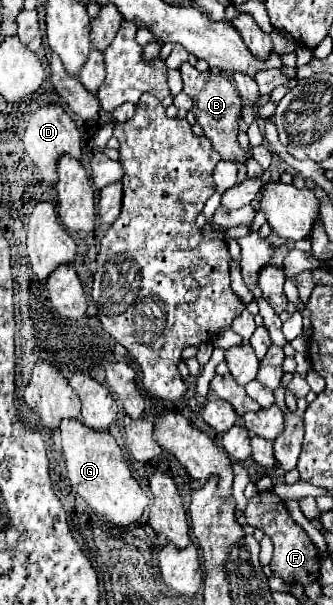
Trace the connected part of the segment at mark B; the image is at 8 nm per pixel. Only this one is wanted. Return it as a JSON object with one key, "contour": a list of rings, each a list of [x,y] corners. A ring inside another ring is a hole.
{"contour":[[[184,63],[180,67],[182,81],[184,81],[184,93],[188,93],[194,99],[194,115],[196,121],[204,127],[204,135],[212,141],[212,147],[222,155],[222,159],[228,161],[246,161],[244,151],[240,149],[236,135],[238,135],[238,115],[242,109],[242,99],[232,85],[232,81],[218,73],[218,71],[198,71],[190,63]]]}

